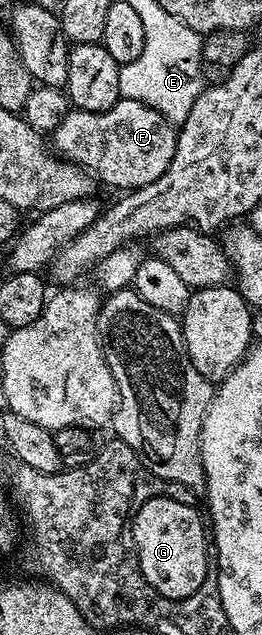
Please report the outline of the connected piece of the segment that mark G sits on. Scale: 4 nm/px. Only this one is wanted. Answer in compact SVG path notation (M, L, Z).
M156 496L151 498L145 504L141 504L141 508L136 512L135 517L131 519L130 531L131 531L131 540L133 543L133 549L137 560L139 561L139 571L141 576L154 588L158 594L165 596L166 598L188 598L193 596L199 590L204 589L209 582L209 574L207 578L207 558L209 562L209 530L205 525L204 515L201 513L199 515L199 510L195 506L190 506L187 502L178 502L175 498L163 498L164 496Z

